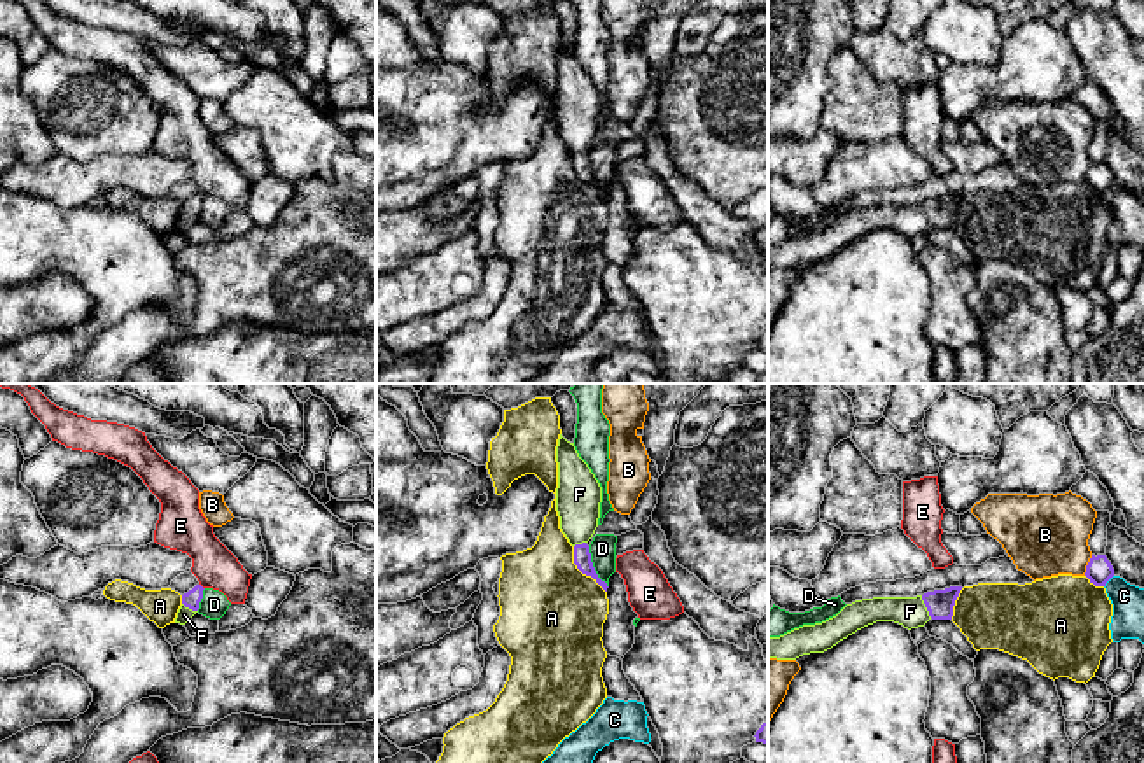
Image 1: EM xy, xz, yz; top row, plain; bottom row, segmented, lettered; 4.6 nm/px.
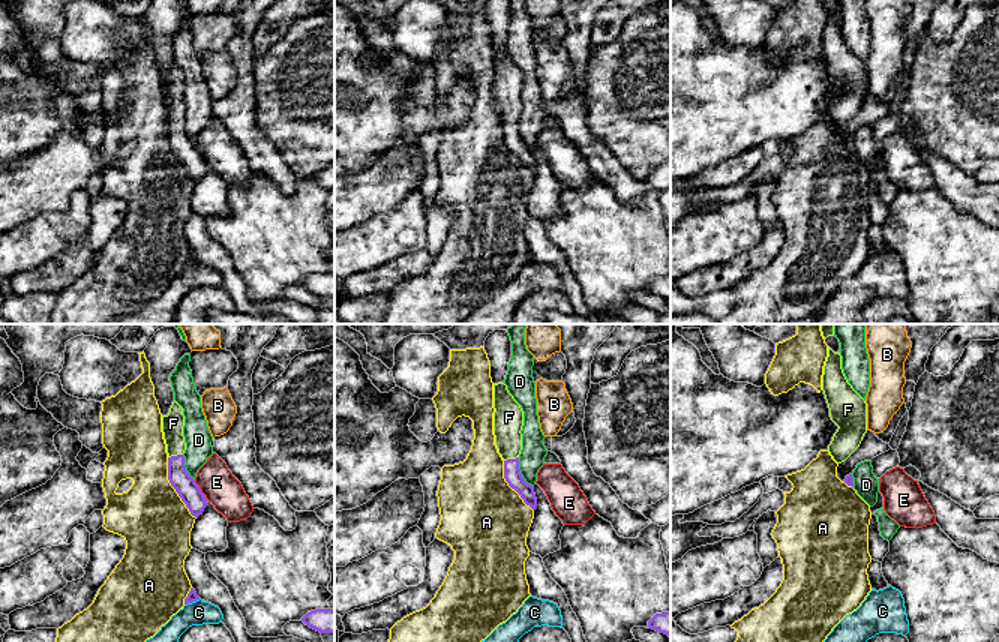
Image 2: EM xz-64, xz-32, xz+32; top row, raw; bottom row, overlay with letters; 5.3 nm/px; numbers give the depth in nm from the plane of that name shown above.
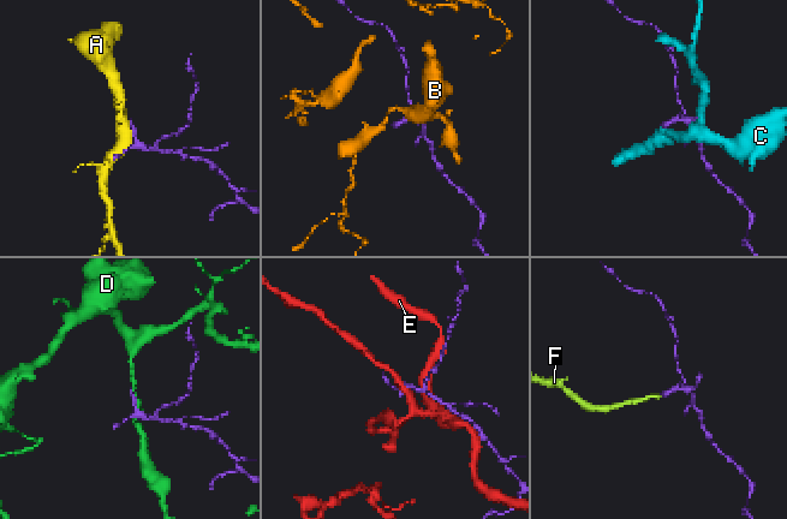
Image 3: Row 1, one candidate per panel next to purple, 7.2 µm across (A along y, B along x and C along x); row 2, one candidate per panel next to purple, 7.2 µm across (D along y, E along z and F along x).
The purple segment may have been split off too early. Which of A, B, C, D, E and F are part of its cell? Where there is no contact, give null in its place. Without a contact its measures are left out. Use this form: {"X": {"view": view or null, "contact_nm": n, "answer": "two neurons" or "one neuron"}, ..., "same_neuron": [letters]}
{"A": {"view": "xz", "contact_nm": 260, "answer": "two neurons"}, "B": {"view": "yz", "contact_nm": 100, "answer": "two neurons"}, "C": {"view": "yz", "contact_nm": 80, "answer": "two neurons"}, "D": {"view": "xz", "contact_nm": 220, "answer": "two neurons"}, "E": {"view": "xy", "contact_nm": 40, "answer": "two neurons"}, "F": {"view": "yz", "contact_nm": 120, "answer": "one neuron"}, "same_neuron": ["F"]}

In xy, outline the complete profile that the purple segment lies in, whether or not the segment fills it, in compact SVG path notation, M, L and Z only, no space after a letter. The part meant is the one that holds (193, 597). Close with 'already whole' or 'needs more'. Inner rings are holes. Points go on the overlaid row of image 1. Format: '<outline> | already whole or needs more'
M196 584L192 590L182 595L182 606L177 612L175 623L185 625L199 609L203 598L203 586Z | needs more

